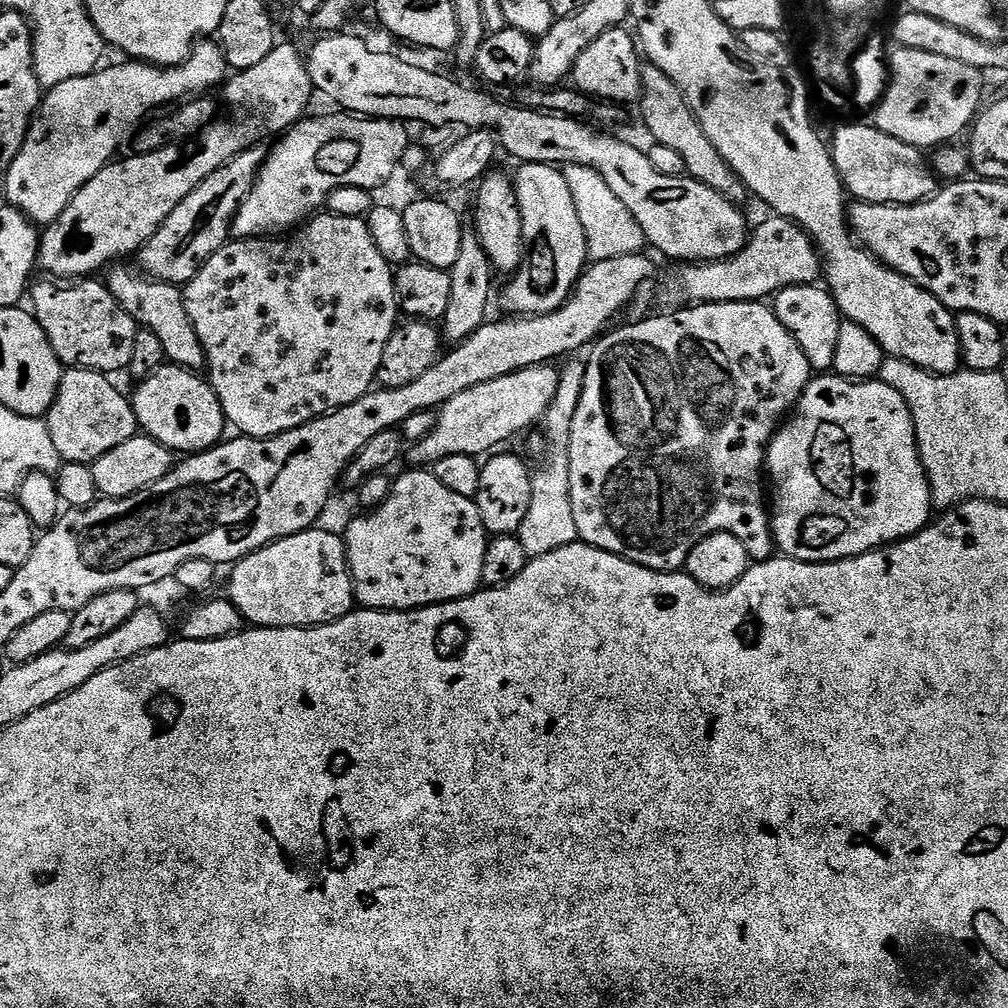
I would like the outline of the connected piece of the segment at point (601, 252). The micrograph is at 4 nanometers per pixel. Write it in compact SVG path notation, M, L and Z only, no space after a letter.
M577 164L567 165L563 173L570 186L570 192L574 194L574 202L578 206L578 218L582 218L582 226L586 230L588 255L593 261L635 256L645 251L646 241L642 226L638 226L634 214L630 214L630 210L622 206L618 194L610 190L602 174Z

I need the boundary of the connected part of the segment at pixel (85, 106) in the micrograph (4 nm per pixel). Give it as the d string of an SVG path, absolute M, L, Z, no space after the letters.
M216 42L203 44L193 51L186 62L176 64L173 68L162 68L159 64L147 62L124 62L128 64L116 64L113 68L104 66L88 76L70 78L70 82L62 82L47 89L43 93L40 107L36 109L36 114L32 118L32 124L28 127L28 137L14 158L8 175L3 177L4 192L8 195L7 203L24 213L37 226L55 223L78 192L107 164L117 159L116 151L127 140L129 143L130 137L141 123L140 115L143 112L152 112L160 107L163 109L185 98L199 97L207 93L204 92L207 88L212 88L215 84L216 87L223 85L229 71L229 66L224 60L224 49Z

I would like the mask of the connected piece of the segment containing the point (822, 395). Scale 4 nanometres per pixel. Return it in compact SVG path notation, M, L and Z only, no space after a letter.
M820 374L808 381L806 390L796 403L790 419L777 431L768 447L766 472L770 477L770 488L776 491L776 497L770 500L772 518L772 536L776 547L787 559L801 560L807 564L829 564L832 560L849 560L875 548L883 548L908 536L917 536L927 528L934 516L932 487L928 485L928 475L924 472L924 463L920 460L920 448L916 445L916 427L908 409L908 403L888 384L878 378L871 380L845 380L835 374Z

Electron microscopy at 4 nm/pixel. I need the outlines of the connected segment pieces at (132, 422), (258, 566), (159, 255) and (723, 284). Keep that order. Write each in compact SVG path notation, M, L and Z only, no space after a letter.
M68 368L65 371L56 400L47 414L50 438L54 438L54 450L58 450L61 461L69 464L93 464L106 450L114 450L114 446L122 446L131 436L137 435L138 425L132 409L132 401L123 396L109 377L103 372L91 372L85 368Z
M313 526L304 532L276 540L236 561L228 580L227 599L243 614L249 625L258 628L317 628L341 620L354 608L352 572L348 568L348 550L339 535Z
M264 146L246 150L226 166L214 170L214 174L210 174L210 178L206 178L194 191L186 194L186 198L182 198L182 202L178 202L178 206L170 214L170 218L166 218L166 222L162 222L162 226L156 231L154 238L150 238L147 244L140 249L138 259L140 259L141 265L139 264L139 267L147 275L151 276L153 280L161 280L167 284L175 284L177 286L187 286L198 274L198 270L202 270L202 266L206 261L223 244L229 243L232 221L236 219L240 207L244 205L244 200L251 194L252 187L256 185L260 167L267 160L269 153L269 149Z
M775 214L769 215L769 220L764 220L760 225L751 229L748 237L748 244L741 250L737 256L731 256L725 260L713 260L711 262L688 262L680 268L672 277L669 278L668 282L664 286L664 300L668 306L695 306L698 304L721 304L722 302L746 302L747 300L753 302L764 302L769 298L775 297L776 293L781 292L783 288L789 288L795 284L816 284L819 281L819 276L822 276L822 256L818 251L813 239L808 235L804 229L800 228L793 220L787 220L785 216L778 216Z

